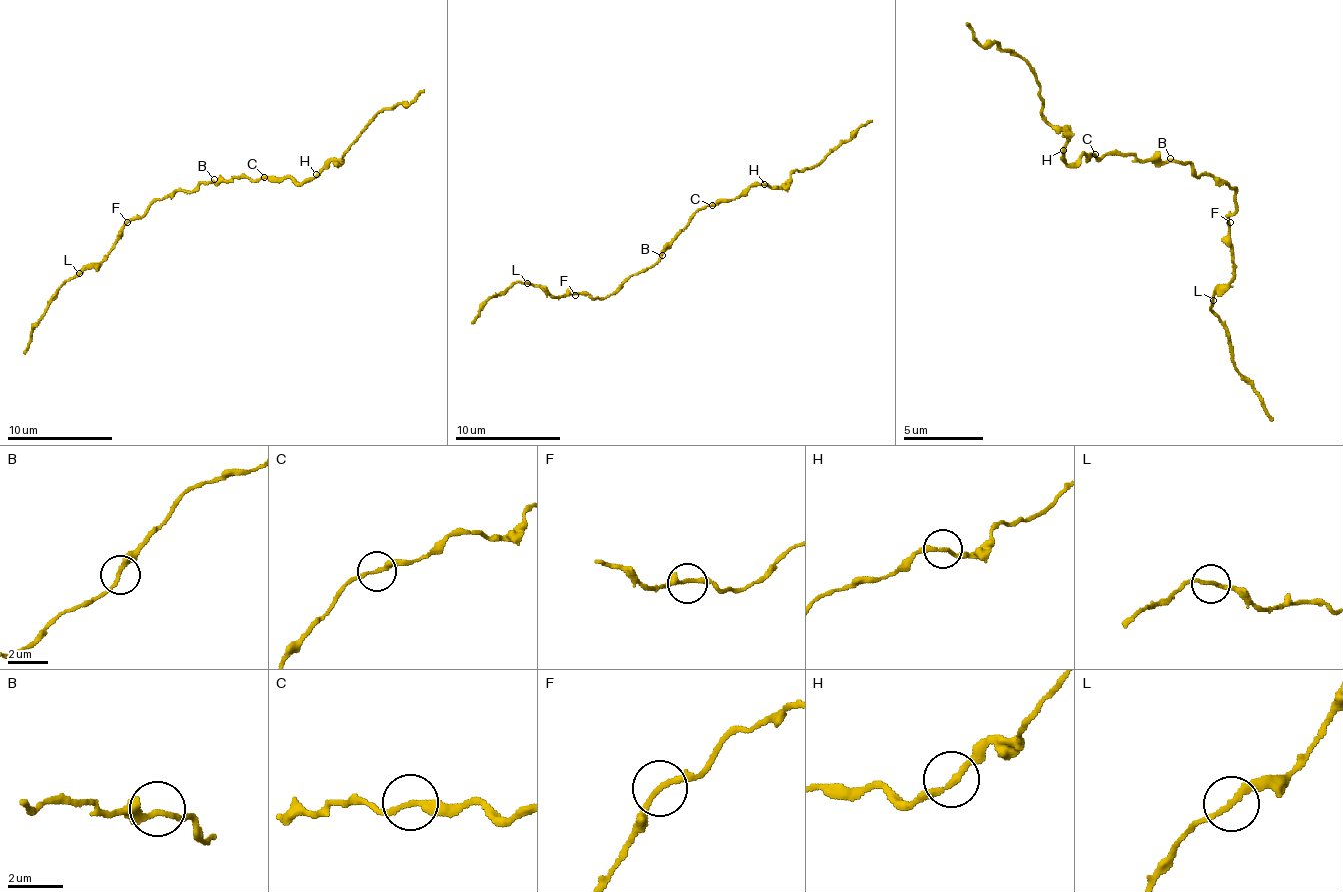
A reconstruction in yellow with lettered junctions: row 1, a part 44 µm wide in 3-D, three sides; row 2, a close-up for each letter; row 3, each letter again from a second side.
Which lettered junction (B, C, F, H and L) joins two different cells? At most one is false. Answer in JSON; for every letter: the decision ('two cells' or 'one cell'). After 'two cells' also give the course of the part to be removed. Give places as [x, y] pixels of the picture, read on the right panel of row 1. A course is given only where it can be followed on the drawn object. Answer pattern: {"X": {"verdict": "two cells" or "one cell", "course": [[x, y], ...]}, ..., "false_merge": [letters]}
{"B": {"verdict": "one cell"}, "C": {"verdict": "one cell"}, "F": {"verdict": "one cell"}, "H": {"verdict": "one cell"}, "L": {"verdict": "one cell"}, "false_merge": []}

